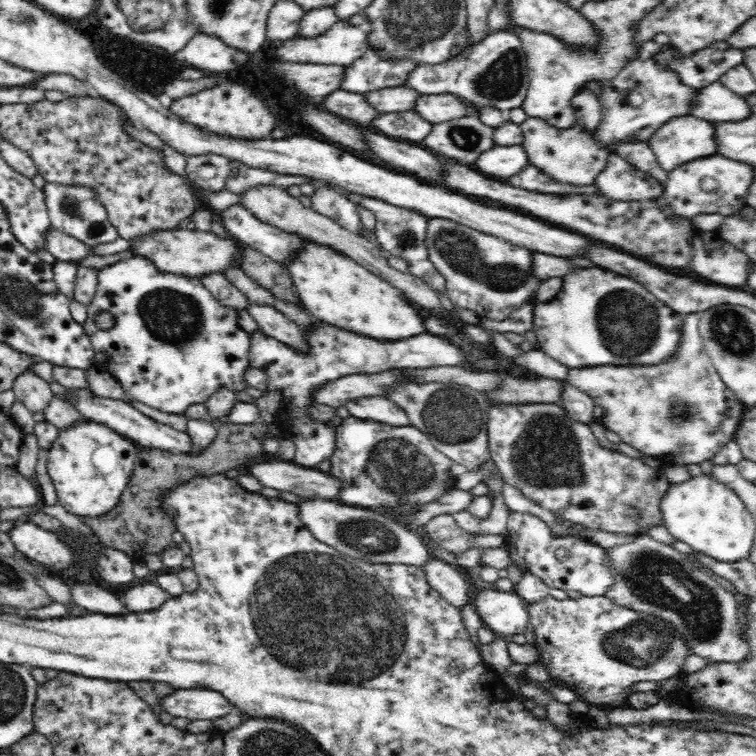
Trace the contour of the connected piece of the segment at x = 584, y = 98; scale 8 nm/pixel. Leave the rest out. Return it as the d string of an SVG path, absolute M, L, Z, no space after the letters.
M592 91L576 94L571 100L576 113L576 124L568 128L559 129L544 119L528 117L520 123L524 135L524 149L528 153L530 165L537 166L552 176L555 181L566 184L595 184L595 178L605 169L610 149L600 145L594 137L594 130L602 122L602 111L598 99Z

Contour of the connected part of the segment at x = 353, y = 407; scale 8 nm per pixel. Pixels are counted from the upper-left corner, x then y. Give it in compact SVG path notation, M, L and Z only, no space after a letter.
M364 396L348 400L344 406L357 419L383 422L390 426L409 426L406 411L386 396Z

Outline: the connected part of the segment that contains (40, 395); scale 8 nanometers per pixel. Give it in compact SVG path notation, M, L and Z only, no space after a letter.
M28 369L20 373L11 388L18 401L23 402L30 412L42 414L53 397L50 383Z

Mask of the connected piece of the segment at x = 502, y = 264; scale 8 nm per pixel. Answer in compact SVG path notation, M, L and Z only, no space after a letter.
M446 218L428 219L426 245L429 259L446 279L446 293L452 304L474 310L480 319L506 320L516 308L534 299L535 290L542 283L532 274L531 250Z

